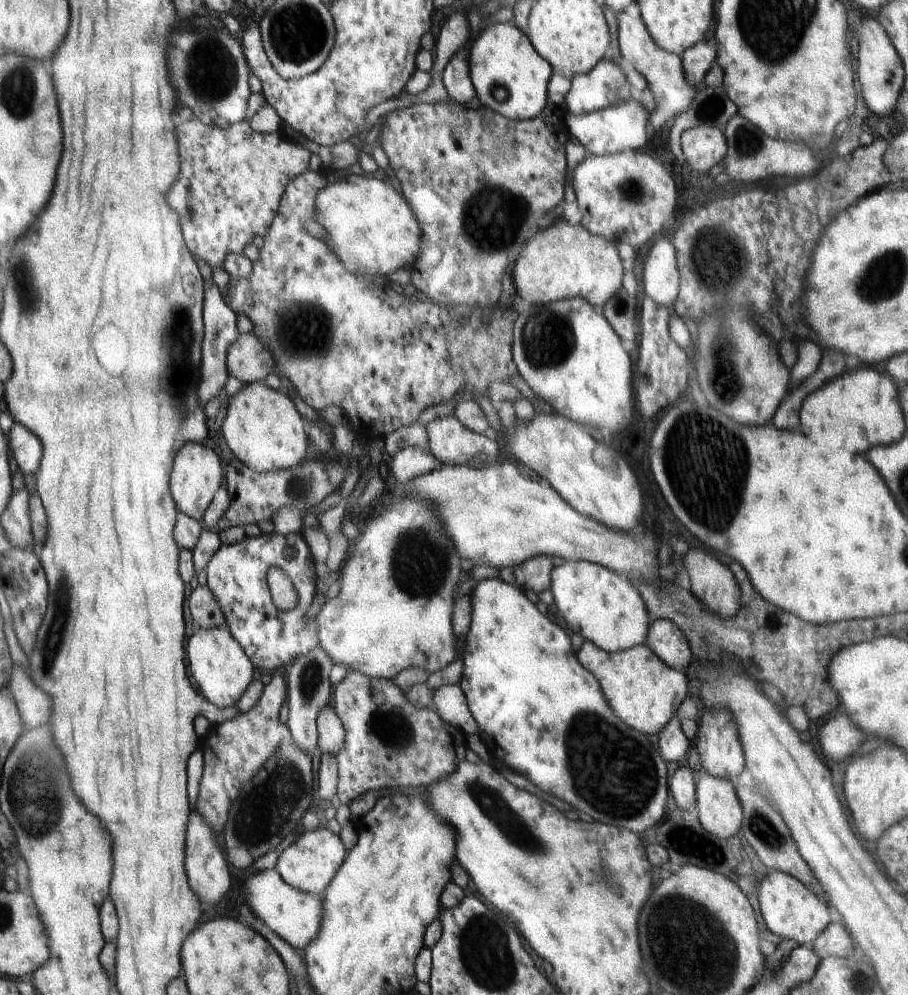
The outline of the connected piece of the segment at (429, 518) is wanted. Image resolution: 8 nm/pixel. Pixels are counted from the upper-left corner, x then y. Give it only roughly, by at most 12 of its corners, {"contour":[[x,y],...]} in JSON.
{"contour":[[430,502],[374,508],[320,646],[374,678],[454,661],[460,558]]}

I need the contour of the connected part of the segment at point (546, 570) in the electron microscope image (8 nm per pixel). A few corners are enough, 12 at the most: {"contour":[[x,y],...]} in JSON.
{"contour":[[538,555],[513,567],[515,584],[542,592],[552,586],[554,566]]}

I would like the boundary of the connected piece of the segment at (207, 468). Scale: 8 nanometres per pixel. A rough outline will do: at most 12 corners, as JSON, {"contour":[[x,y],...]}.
{"contour":[[186,444],[171,489],[180,511],[204,522],[225,486],[214,446]]}

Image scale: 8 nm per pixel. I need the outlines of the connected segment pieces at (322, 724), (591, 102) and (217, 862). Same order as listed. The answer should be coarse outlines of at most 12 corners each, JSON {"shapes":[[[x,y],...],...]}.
{"shapes":[[[331,703],[318,713],[321,752],[336,757],[345,732]],[[601,60],[573,76],[565,106],[573,115],[630,101],[618,62]],[[198,810],[190,822],[188,874],[204,902],[232,890],[228,854]]]}

